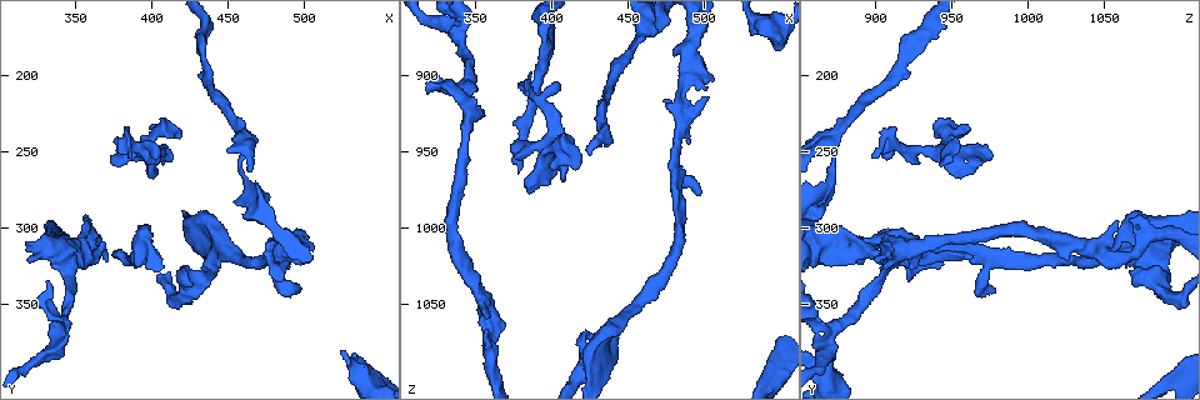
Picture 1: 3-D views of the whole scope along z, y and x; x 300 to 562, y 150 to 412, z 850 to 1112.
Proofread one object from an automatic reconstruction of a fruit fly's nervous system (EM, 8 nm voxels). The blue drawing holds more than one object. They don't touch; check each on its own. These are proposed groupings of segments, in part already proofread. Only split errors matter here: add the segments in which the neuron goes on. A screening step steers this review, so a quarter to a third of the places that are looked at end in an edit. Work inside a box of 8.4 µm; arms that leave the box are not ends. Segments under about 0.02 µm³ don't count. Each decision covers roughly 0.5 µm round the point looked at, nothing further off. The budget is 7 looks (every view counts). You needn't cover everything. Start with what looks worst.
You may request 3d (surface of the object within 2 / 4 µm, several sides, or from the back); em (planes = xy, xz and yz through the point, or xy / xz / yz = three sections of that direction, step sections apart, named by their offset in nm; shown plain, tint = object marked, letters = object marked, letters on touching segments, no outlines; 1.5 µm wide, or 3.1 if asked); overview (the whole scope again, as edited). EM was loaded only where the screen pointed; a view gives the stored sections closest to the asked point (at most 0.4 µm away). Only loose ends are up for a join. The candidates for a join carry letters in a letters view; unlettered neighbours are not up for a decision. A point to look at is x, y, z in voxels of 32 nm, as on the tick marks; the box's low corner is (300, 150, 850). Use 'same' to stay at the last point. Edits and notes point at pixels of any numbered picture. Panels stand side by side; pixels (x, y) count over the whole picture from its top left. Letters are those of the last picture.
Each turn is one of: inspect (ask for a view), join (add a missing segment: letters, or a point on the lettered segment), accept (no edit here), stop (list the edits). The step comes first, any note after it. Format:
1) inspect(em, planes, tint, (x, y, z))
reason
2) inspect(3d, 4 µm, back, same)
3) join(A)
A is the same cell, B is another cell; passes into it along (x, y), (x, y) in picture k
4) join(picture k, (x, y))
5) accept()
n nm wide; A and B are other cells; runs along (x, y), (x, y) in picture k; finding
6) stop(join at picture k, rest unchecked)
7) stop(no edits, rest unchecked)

inspect(3d, 2 µm, (378, 320, 964))
thin end

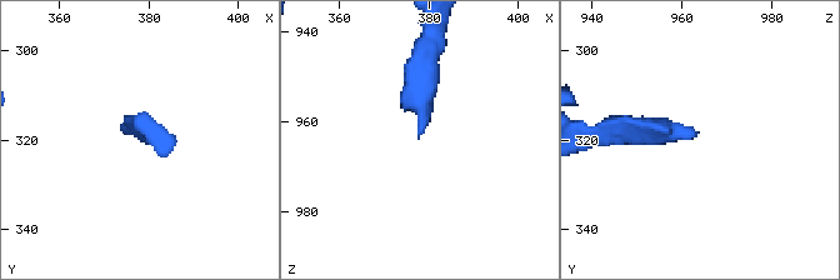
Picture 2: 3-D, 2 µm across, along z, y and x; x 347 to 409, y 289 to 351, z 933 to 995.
inspect(em, planes, letters, (378, 318, 963))
shape alone is not enough

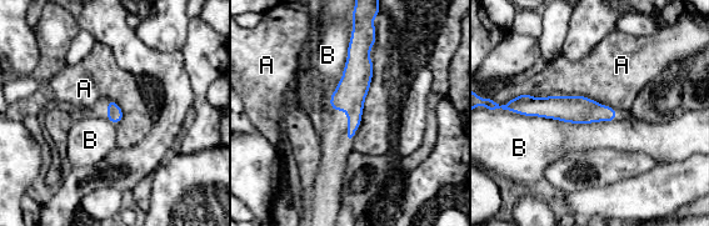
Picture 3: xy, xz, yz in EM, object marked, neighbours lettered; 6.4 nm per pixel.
accept()
A and B are other cells; runs along (543, 105), (613, 115) in picture 3; none of them fits

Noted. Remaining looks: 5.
inspect(3d, 2 µm, (416, 238, 960))
branch stops here

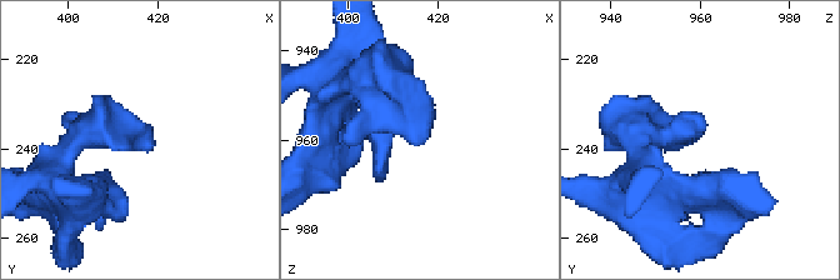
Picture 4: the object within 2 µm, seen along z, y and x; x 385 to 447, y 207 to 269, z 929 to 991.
inspect(em, planes, letters, (416, 238, 961))
now the EM

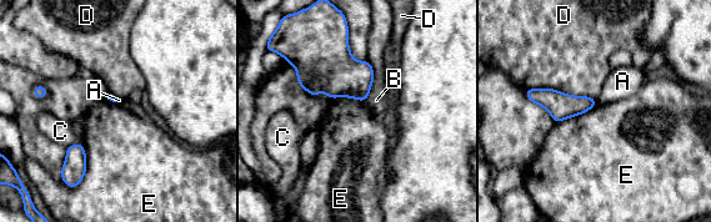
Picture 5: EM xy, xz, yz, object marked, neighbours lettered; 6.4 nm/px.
accept()
A, B, C, D and E are other cells; border along (84, 145), (85, 175), (76, 186) in picture 5; no lettered segment goes on from it

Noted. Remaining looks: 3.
inspect(em, yz, step 8, tint, (534, 382, 870))
an open end

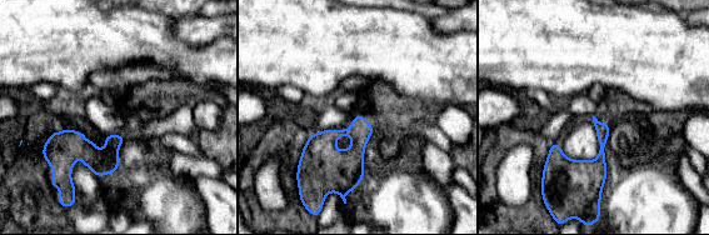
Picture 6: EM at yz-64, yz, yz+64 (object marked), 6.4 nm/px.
inspect(em, yz, step 8, letters, same)

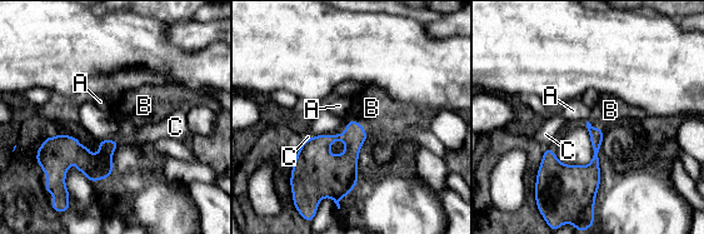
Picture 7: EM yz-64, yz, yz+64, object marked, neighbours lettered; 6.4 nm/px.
join(B)
B is the same cell, A and C are other cells; the neuron continues

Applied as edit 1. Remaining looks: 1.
stop(join at picture 7, rest unchecked)

